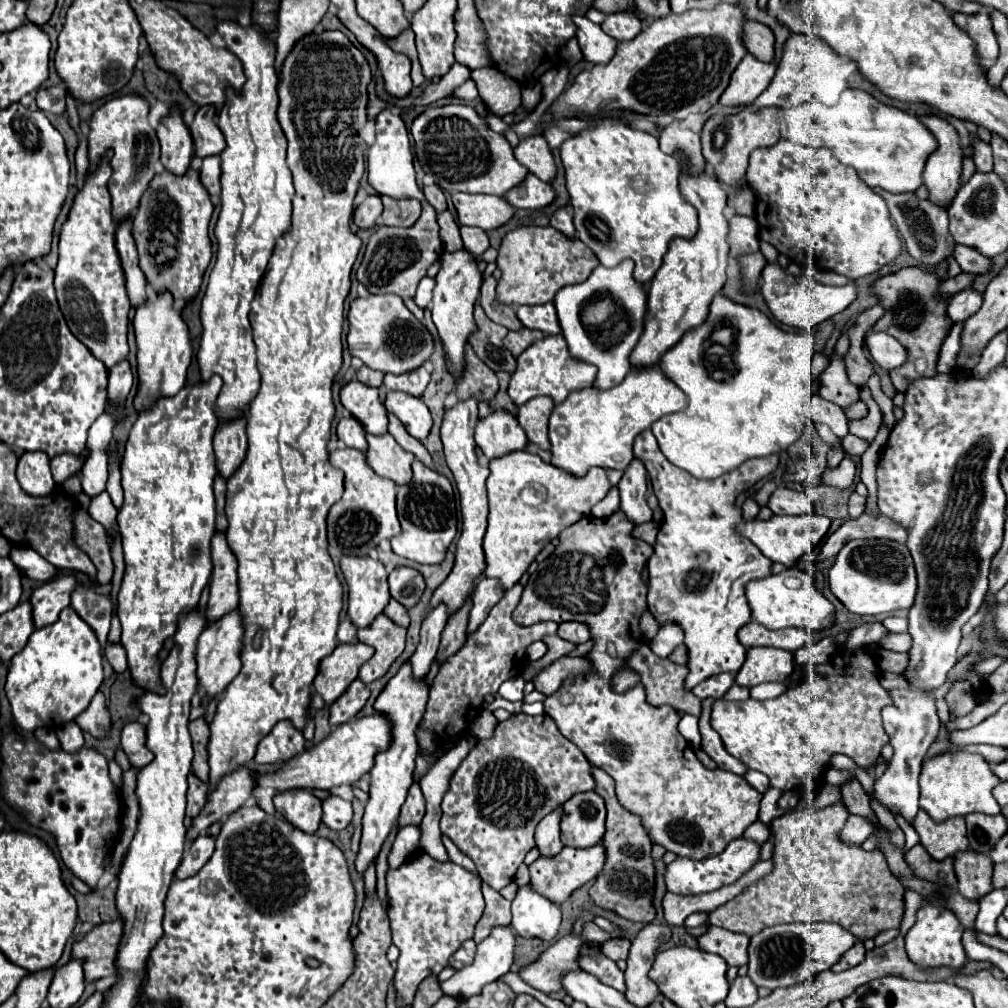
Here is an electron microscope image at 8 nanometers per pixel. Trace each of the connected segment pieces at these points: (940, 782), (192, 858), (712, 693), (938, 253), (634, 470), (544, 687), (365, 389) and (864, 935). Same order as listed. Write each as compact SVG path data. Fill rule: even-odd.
M966 750L954 754L940 754L922 764L920 808L926 810L938 822L948 820L952 816L966 816L972 812L998 814L1000 806L992 796L992 788L998 782L998 776L994 776L988 762L980 754L972 754Z
M202 834L200 838L196 838L190 844L188 854L184 852L182 862L180 862L180 866L178 866L178 870L176 870L174 876L178 880L184 880L188 876L194 876L208 862L208 858L212 856L212 852L214 852L214 838L208 836L208 834Z
M720 674L720 676L712 676L708 680L704 680L702 684L698 684L692 692L698 696L698 698L712 698L712 700L718 700L722 698L728 688L734 684L734 678L732 674Z
M874 188L874 192L886 200L890 218L894 220L894 226L900 232L900 238L908 254L916 258L918 264L922 264L928 270L934 270L940 262L954 256L956 242L948 232L948 212L944 208L932 204L930 200L918 200L916 194L890 194L884 192L882 188Z
M632 460L626 468L618 490L620 490L620 510L632 520L632 524L644 524L652 520L652 510L646 502L646 470L640 460Z
M568 656L558 658L550 666L542 668L532 678L534 688L538 692L542 692L544 696L550 696L550 694L554 694L562 686L564 678L568 678L568 676L580 676L580 672L586 674L588 672L588 664L590 662L582 660L582 658L568 658Z
M352 380L340 390L342 406L366 428L370 434L384 434L388 430L388 418L382 402L378 400L378 390L358 380Z
M844 800L826 808L806 808L772 820L772 872L756 884L744 888L740 896L716 908L708 922L754 936L756 932L790 922L834 922L852 932L858 940L868 940L884 930L900 928L904 916L904 886L890 872L880 850L864 852L860 846L846 846L838 840L838 830L846 824L848 808Z

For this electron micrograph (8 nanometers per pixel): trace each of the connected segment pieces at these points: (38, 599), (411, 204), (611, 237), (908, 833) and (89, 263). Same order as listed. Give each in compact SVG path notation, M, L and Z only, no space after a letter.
M64 574L38 586L30 596L34 626L42 628L54 624L64 606L70 606L70 594L74 588L76 588L74 574Z
M382 196L382 202L382 222L386 226L412 226L420 218L418 200L394 200L390 196Z
M588 120L594 124L592 130L584 130L580 132L578 136L574 138L568 138L562 146L560 146L560 158L562 158L562 164L564 164L564 170L566 170L566 186L568 186L568 192L570 192L570 202L572 202L572 210L574 210L574 226L576 226L576 236L598 256L600 264L602 266L618 266L622 260L630 258L634 260L636 268L634 268L634 280L640 282L640 284L646 284L654 278L656 270L662 266L662 258L664 254L668 252L668 244L674 240L674 238L692 238L696 234L696 228L698 228L698 220L696 220L696 210L684 200L684 196L680 194L680 186L678 186L678 176L680 176L680 164L676 158L664 154L658 146L658 138L654 138L652 134L648 132L642 132L642 130L630 130L626 128L622 122L618 120Z
M894 814L893 816L905 834L904 851L908 851L909 849L911 849L912 847L919 843L919 836L912 827L912 825L908 824L906 820L902 818L902 816L900 816L899 814Z
M104 160L96 172L90 172L86 184L76 194L74 206L60 232L58 266L54 276L56 296L68 328L76 338L110 370L128 358L128 312L130 302L124 288L124 270L116 252L116 224L110 212L108 180L112 168Z

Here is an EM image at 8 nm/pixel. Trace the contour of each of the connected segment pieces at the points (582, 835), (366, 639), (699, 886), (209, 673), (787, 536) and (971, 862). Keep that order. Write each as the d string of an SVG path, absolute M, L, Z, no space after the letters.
M580 792L562 804L562 842L564 846L588 848L604 836L606 808L596 792Z
M380 614L370 626L358 628L358 640L376 650L374 656L362 664L358 674L364 684L370 684L382 678L392 666L392 662L404 652L406 628L394 624L392 620L388 620L388 616Z
M738 838L738 840L732 840L726 846L724 852L720 852L718 856L712 856L712 858L704 858L704 860L676 858L666 868L668 892L674 892L674 894L704 894L704 892L712 892L712 890L718 890L722 886L734 884L744 872L748 872L756 864L758 852L760 852L760 846L756 842Z
M238 610L212 622L200 634L200 640L196 646L196 666L198 666L196 678L198 678L198 686L204 688L210 698L216 698L218 694L222 694L226 690L226 686L236 678L236 674L240 670L242 634L244 634L244 626L242 626L242 616Z
M812 514L812 516L772 516L770 520L750 520L750 522L740 522L738 532L746 536L766 558L772 562L780 562L784 566L794 566L806 552L816 548L824 534L830 528L830 518Z
M964 850L954 856L954 872L958 878L958 892L970 900L978 900L992 892L994 862L982 852Z

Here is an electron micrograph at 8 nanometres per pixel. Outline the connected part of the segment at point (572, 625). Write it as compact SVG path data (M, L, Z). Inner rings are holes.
M562 622L558 626L558 636L562 640L574 642L574 644L584 644L590 638L588 626L586 624L578 624L578 622Z

